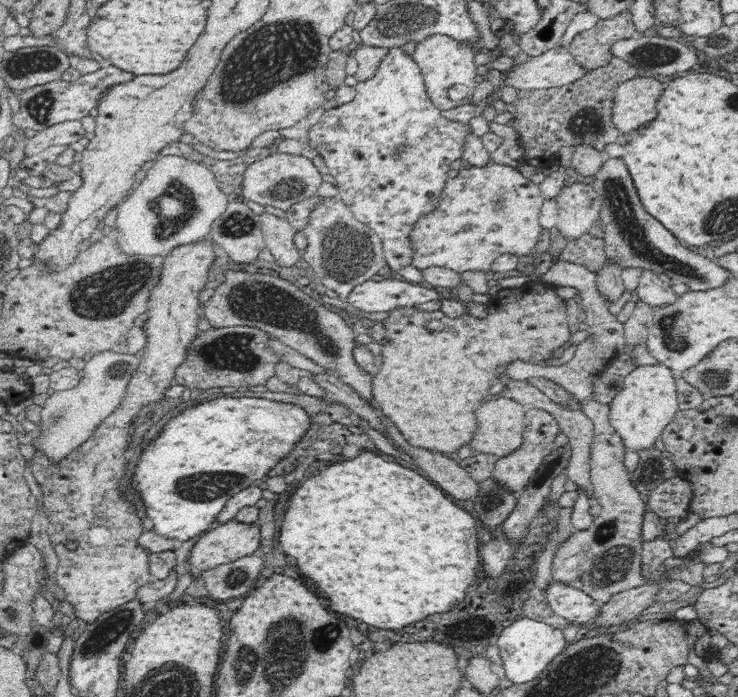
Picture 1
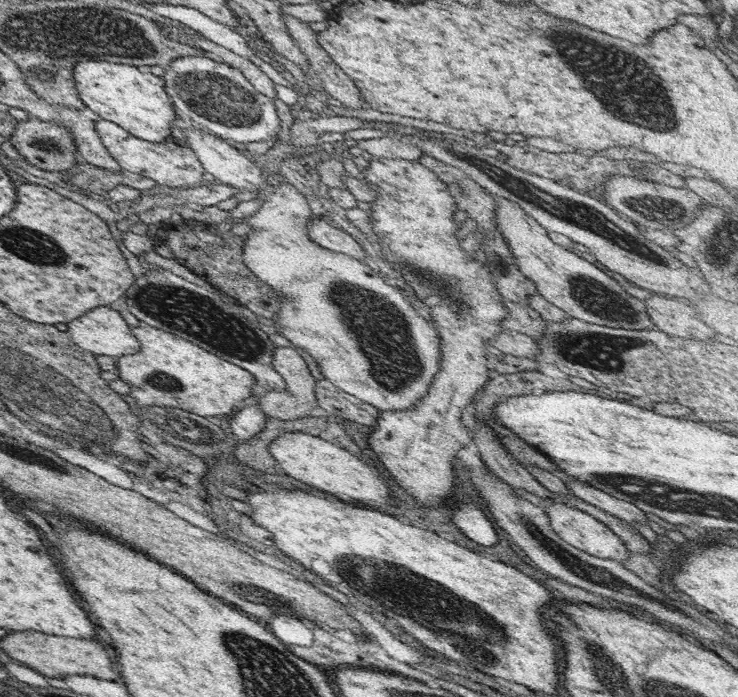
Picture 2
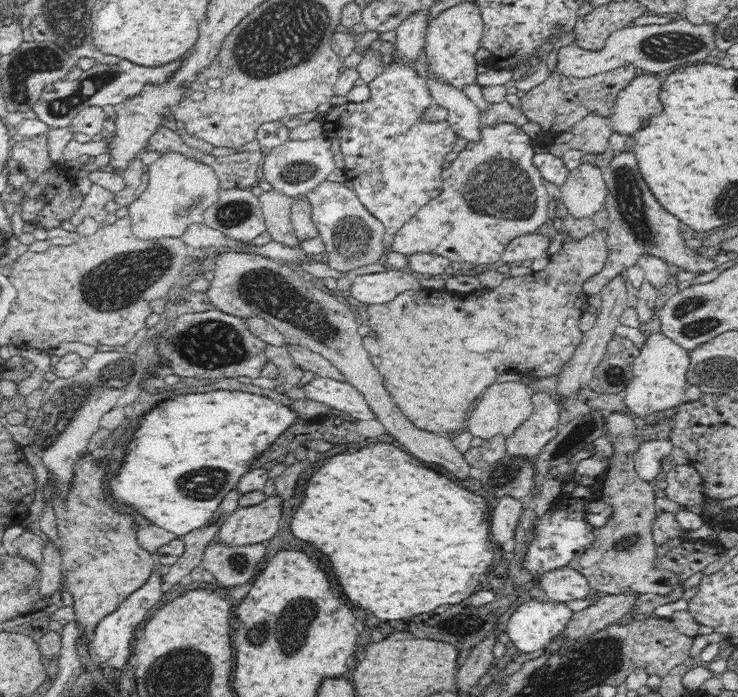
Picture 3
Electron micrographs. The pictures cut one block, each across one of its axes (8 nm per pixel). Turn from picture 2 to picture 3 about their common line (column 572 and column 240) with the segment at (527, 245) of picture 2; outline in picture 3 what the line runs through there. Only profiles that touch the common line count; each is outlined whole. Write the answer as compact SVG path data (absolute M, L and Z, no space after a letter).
M228 251L214 258L216 268L214 278L210 281L207 297L216 309L224 314L243 319L258 316L271 324L291 344L299 344L312 352L317 352L329 360L344 375L358 392L361 392L372 409L376 419L384 425L386 432L393 436L398 444L404 446L412 456L420 456L422 462L436 464L446 472L456 472L452 476L464 480L470 474L471 465L458 452L448 436L432 434L418 430L400 408L390 400L384 390L382 375L372 365L370 355L362 347L362 337L358 334L352 311L342 299L334 298L334 292L315 287L313 280L306 280L288 266L252 252L236 253Z

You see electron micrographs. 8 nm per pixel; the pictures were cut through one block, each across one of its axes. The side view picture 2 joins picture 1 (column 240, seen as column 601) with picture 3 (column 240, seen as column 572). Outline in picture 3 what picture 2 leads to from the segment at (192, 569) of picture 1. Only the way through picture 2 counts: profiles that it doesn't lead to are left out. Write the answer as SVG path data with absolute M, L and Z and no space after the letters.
M278 495L266 497L260 504L238 507L226 515L216 539L228 546L266 543L278 530L283 500Z

